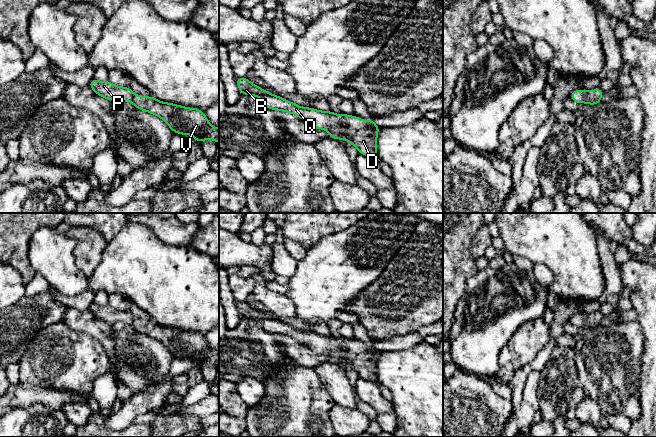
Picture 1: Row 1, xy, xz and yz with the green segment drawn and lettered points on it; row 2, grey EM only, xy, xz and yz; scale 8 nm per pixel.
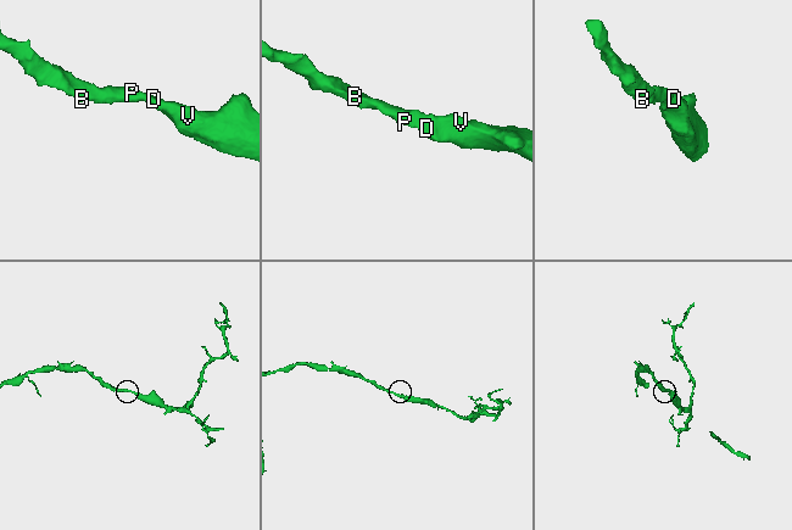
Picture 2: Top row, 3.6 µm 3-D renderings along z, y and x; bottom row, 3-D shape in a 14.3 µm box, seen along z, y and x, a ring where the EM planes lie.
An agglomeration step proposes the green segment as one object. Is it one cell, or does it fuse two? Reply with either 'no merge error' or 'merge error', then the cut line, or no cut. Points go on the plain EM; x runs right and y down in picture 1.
no merge error | no cut

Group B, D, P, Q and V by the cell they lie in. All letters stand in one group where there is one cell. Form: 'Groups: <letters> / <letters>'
Groups: B D P Q V

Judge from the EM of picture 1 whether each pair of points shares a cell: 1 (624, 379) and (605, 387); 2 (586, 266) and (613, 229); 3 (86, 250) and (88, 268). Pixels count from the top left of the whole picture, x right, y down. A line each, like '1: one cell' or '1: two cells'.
1: one cell
2: two cells
3: one cell

